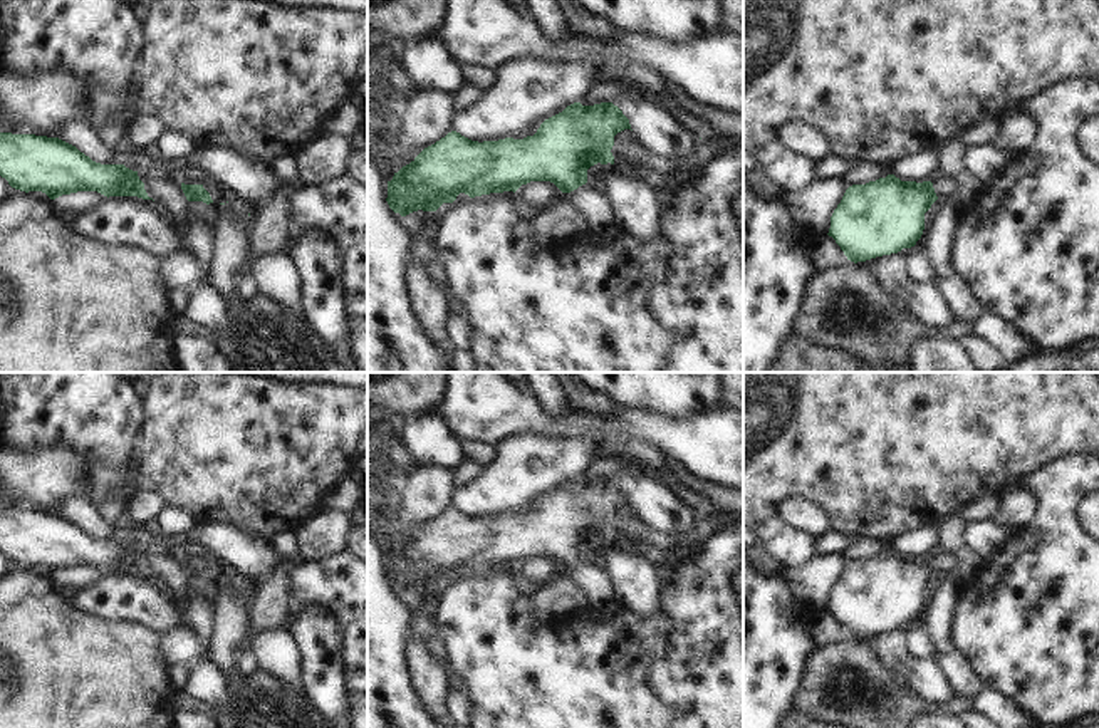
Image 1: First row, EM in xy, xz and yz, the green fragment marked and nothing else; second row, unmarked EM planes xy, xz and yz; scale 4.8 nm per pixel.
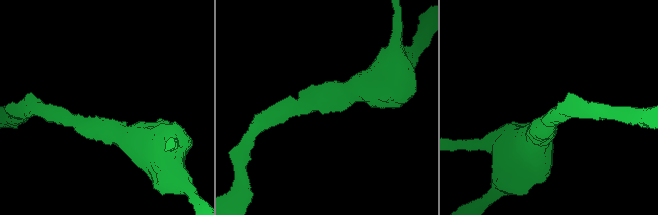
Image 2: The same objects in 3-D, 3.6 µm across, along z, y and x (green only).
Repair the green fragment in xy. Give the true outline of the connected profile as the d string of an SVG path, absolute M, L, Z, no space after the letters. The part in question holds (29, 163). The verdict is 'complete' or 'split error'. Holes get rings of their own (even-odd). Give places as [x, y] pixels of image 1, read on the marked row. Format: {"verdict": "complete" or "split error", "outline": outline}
{"verdict": "complete", "outline": "M0 133L0 176L15 190L42 191L50 200L77 191L153 200L138 171L96 163L59 138Z"}

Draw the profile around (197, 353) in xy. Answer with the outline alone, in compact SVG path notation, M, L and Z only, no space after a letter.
M176 330L181 372L233 372L230 362L208 339L206 332Z

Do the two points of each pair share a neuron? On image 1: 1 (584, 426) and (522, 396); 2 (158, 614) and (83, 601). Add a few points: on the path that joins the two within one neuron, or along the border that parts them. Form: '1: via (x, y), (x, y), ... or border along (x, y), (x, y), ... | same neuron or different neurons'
1: via (569, 425), (549, 425), (536, 411) | same neuron
2: via (140, 606), (101, 606) | same neuron

